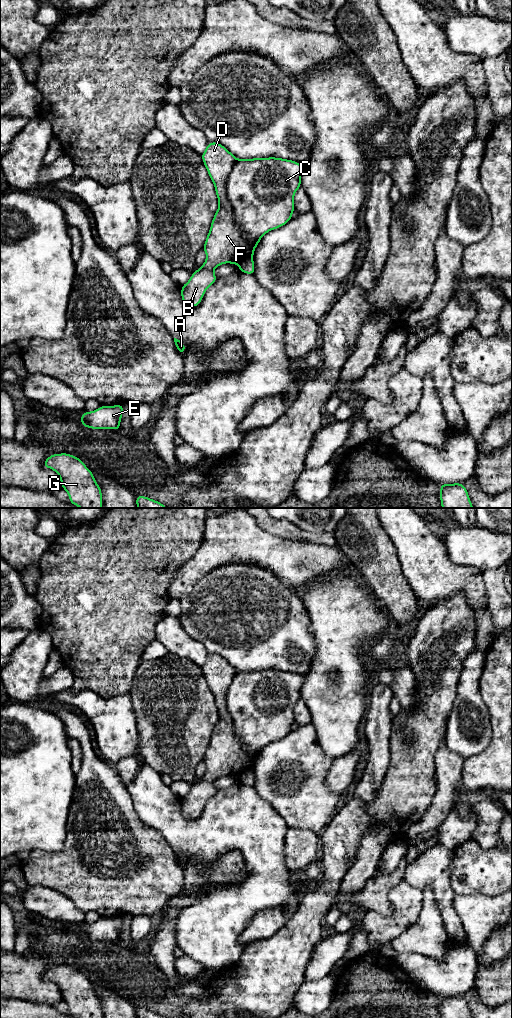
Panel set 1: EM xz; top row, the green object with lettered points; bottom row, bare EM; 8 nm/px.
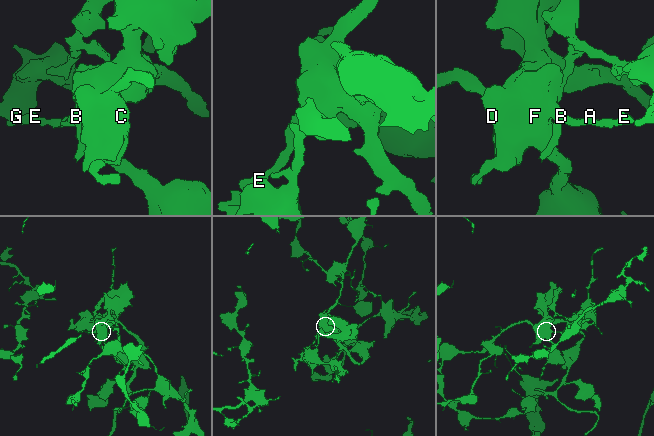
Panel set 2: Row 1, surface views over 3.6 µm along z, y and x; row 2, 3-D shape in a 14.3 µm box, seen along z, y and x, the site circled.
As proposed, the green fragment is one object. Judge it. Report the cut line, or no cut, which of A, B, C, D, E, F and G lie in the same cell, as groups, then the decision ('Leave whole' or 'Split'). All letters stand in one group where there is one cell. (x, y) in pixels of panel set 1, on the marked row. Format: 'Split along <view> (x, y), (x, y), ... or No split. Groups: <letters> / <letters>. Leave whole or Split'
Split along xz (237, 159), (227, 178), (226, 196), (234, 219), (254, 249). Groups: A B D E F G / C. Split

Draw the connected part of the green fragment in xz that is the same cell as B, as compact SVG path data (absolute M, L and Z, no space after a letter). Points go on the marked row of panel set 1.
M209 142L201 158L215 186L219 206L203 246L206 260L199 270L192 273L189 281L181 286L182 301L189 307L197 307L206 290L216 282L216 267L238 263L242 273L254 275L255 271L253 260L240 262L247 255L254 255L256 247L245 239L246 235L235 220L227 197L227 178L238 159L218 142Z

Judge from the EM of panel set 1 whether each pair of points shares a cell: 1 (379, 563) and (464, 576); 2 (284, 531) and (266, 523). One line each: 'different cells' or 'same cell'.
1: different cells
2: same cell

